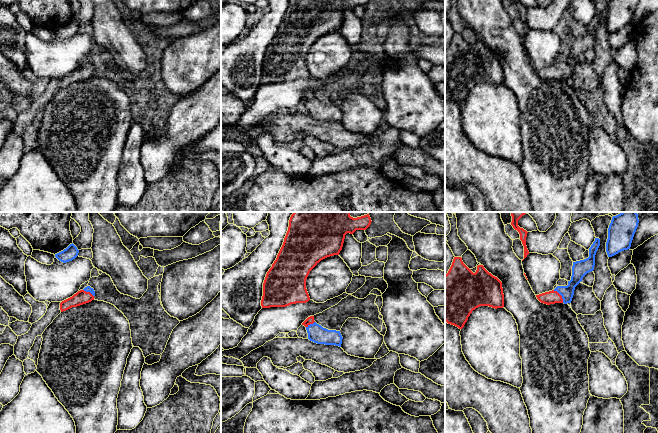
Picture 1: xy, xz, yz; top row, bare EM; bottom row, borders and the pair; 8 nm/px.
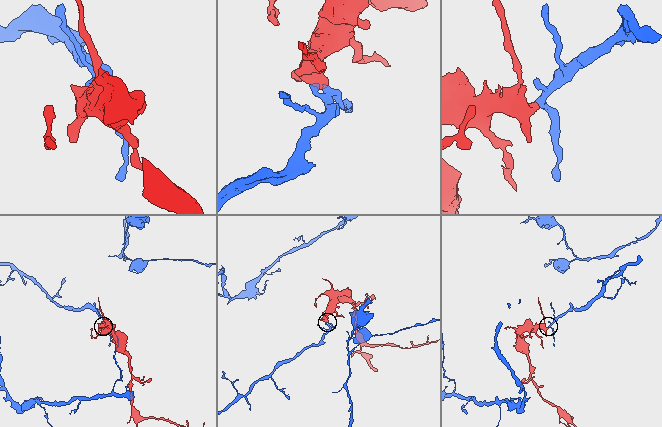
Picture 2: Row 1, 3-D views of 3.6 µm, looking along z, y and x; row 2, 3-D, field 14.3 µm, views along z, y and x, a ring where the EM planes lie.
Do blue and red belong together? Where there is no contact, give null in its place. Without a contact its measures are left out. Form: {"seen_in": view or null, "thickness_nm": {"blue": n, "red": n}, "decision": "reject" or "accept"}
{"seen_in": "yz", "thickness_nm": {"blue": 120, "red": 110}, "decision": "accept"}

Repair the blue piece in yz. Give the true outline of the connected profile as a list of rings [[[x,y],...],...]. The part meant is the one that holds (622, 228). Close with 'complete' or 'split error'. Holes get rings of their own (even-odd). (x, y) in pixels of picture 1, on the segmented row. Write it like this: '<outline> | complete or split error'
[[[621,212],[612,217],[606,242],[608,257],[630,249],[638,223],[639,219],[636,212]]] | complete

